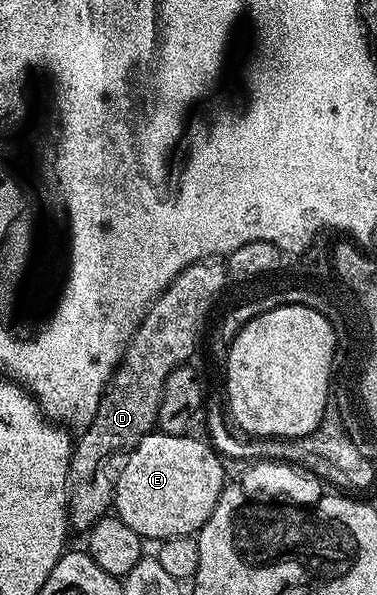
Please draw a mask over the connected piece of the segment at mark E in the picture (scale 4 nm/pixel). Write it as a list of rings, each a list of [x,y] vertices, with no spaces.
[[[161,431],[144,435],[144,439],[138,441],[138,446],[122,464],[118,481],[114,485],[113,512],[121,521],[128,523],[132,531],[136,531],[144,539],[150,540],[151,537],[154,543],[161,543],[167,537],[189,537],[197,534],[198,530],[204,527],[204,523],[208,523],[208,515],[212,515],[227,484],[220,456],[213,444],[205,440],[197,441],[190,436]]]

